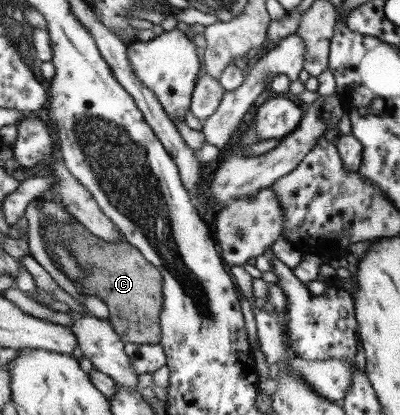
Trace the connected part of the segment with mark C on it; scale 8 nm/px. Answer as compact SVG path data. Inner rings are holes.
M54 222L47 223L44 226L43 237L44 247L47 243L55 243L55 241L63 241L69 239L69 250L77 262L83 269L87 276L78 281L72 281L76 289L80 289L81 294L95 295L101 298L102 302L109 308L109 322L119 332L120 337L124 343L139 343L139 344L155 344L162 341L161 328L161 313L164 309L164 292L163 292L163 275L162 272L150 261L147 257L129 241L120 240L119 242L111 242L105 240L103 237L94 235L84 224L73 224L66 222L63 226L57 226Z

